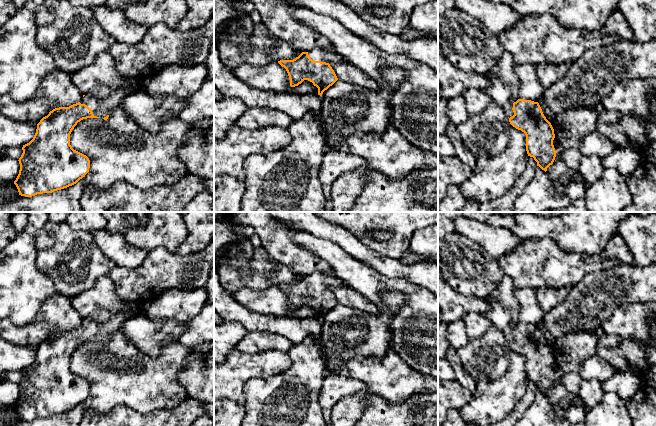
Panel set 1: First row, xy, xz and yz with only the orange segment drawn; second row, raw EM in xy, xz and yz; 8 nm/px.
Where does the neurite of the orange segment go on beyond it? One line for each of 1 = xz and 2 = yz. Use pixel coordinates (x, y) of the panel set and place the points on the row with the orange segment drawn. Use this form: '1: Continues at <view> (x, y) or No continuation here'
1: Continues at xz (318, 54)
2: Continues at yz (499, 92)

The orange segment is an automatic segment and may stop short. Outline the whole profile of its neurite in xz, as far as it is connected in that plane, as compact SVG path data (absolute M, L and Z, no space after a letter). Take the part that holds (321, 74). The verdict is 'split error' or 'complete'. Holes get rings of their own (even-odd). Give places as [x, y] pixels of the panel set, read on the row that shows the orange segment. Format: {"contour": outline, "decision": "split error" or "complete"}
{"contour": "M316 48L302 52L293 60L280 60L278 63L286 69L291 87L308 80L318 88L318 95L321 96L338 80L329 63L341 63L343 59L338 53Z", "decision": "split error"}

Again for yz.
{"contour": "M491 72L485 76L490 82L485 92L492 101L503 108L510 124L525 133L528 156L533 157L537 166L546 172L556 157L553 145L555 134L539 103L524 99L518 99L513 103L508 84Z", "decision": "split error"}

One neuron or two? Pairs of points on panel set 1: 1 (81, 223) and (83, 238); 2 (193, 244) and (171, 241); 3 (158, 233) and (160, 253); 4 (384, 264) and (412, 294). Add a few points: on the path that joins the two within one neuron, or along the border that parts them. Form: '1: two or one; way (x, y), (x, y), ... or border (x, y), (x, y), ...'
1: two; border (65, 222), (75, 230), (88, 230), (90, 232)
2: two; border (185, 222), (187, 235), (176, 251)
3: two; border (149, 250), (155, 247), (165, 247), (176, 252)
4: two; border (374, 269), (386, 276), (403, 278), (418, 286)

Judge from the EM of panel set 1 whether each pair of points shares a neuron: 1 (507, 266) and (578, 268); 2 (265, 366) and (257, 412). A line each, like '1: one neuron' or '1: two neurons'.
1: one neuron
2: two neurons

